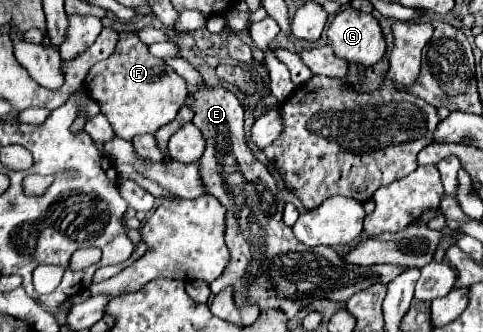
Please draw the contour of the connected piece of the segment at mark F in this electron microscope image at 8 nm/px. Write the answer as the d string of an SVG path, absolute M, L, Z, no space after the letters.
M123 31L111 59L95 63L87 77L85 89L109 119L117 137L131 141L135 135L155 133L159 127L175 119L179 107L187 101L185 79L179 77L161 59L153 57L135 33Z

